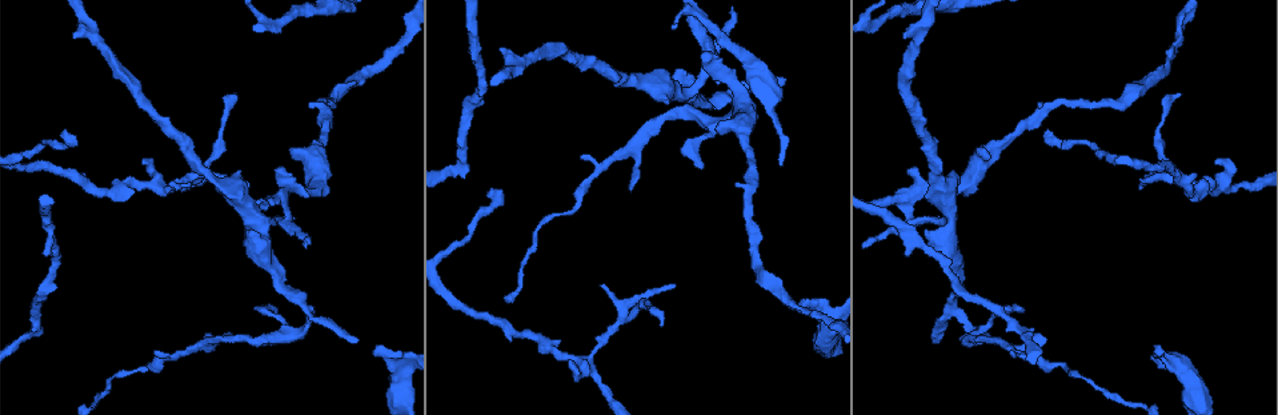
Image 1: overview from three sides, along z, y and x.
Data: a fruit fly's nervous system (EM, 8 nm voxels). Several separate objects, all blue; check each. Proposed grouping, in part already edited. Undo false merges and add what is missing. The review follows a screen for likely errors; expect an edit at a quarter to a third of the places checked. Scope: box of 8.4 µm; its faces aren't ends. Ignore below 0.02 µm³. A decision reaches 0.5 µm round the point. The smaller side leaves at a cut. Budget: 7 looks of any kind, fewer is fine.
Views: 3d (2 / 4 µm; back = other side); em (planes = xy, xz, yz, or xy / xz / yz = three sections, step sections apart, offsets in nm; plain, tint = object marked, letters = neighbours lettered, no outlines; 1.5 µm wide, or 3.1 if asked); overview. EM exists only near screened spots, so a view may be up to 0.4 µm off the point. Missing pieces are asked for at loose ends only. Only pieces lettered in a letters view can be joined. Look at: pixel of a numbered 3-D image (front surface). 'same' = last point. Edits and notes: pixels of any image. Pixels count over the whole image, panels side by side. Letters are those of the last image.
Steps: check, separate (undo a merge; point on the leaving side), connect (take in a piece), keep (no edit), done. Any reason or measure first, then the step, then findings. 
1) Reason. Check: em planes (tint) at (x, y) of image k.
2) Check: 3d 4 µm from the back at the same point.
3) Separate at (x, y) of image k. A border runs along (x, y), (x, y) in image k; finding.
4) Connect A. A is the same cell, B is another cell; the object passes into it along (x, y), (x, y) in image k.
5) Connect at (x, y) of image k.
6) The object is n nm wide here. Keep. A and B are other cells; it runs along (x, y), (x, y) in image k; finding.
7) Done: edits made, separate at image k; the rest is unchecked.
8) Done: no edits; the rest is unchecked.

An open end. Check: 3d 4 µm at (490, 187) of image 1.

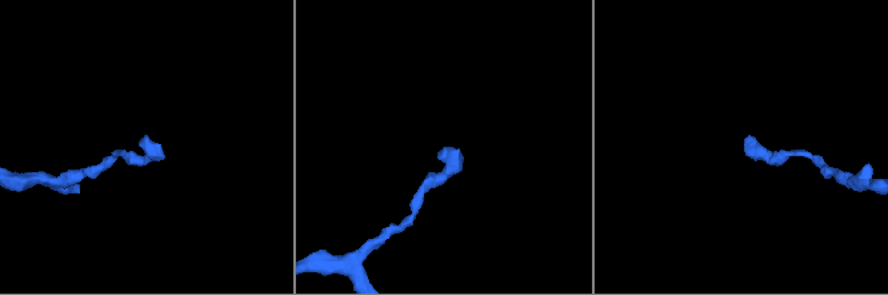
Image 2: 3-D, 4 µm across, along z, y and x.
Shape alone is not enough. Check: em planes (letters) at (447, 149) of image 2.

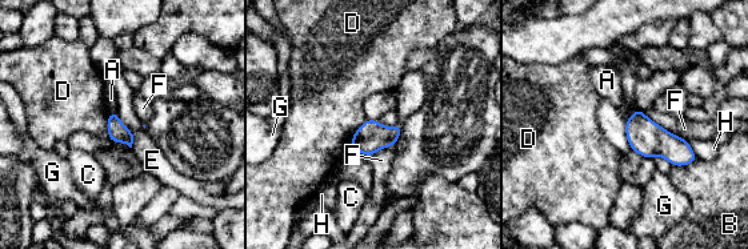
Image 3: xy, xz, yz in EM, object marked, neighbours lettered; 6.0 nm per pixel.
The longest contact is with F, 340 nm. Keep. A, B, C, D, E, F, G and H are other cells; a border runs along (107, 113), (107, 135), (110, 139) in image 3; no lettered piece goes on from it.

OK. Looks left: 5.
Check: 3d 2 µm at (1178, 368) of image 1.

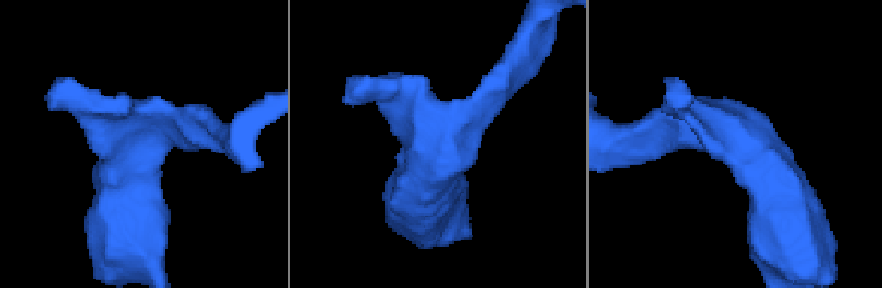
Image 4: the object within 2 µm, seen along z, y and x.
Check: em xz step 8 (plain) at (429, 156) of image 4.

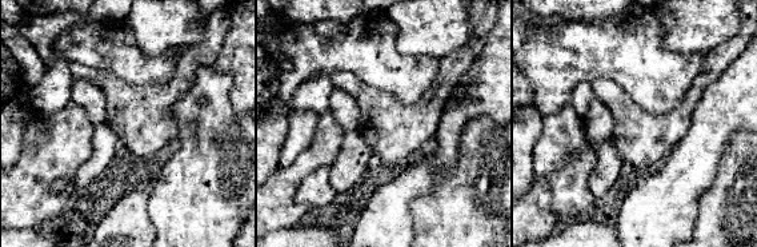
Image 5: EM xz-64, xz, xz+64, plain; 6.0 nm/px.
Check: em xz step 8 (letters) at the same point.

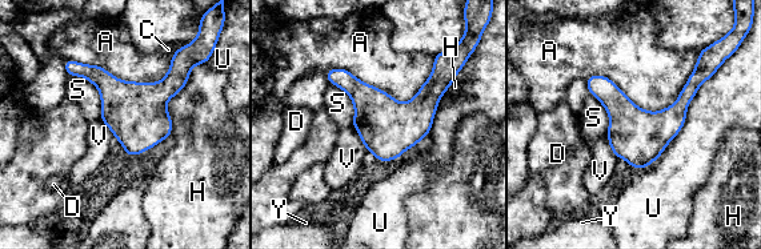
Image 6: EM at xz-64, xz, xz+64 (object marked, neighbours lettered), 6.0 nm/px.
The object is 260 nm wide here. Keep. A, C, D, H, S, U, V and Y are other cells; a border runs along (697, 57), (657, 111), (585, 79) in image 6; all the same neuron.

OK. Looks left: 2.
Tapers out. Check: em planes (letters) at (357, 342) of image 1.

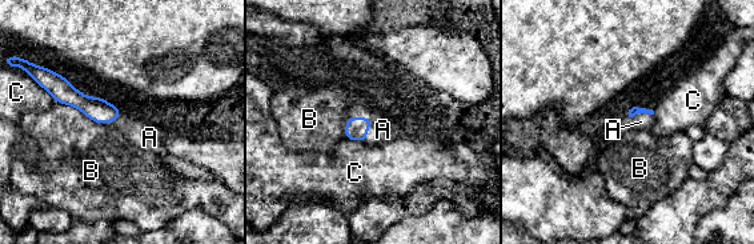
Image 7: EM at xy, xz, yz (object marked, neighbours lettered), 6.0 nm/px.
Connect A. A is the same cell, B and C are other cells; the object passes into it along (632, 112), (641, 112), (641, 122) in image 7; the neuron continues.

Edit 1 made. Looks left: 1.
Done: edits made, connect at image 7; the rest is unchecked.

